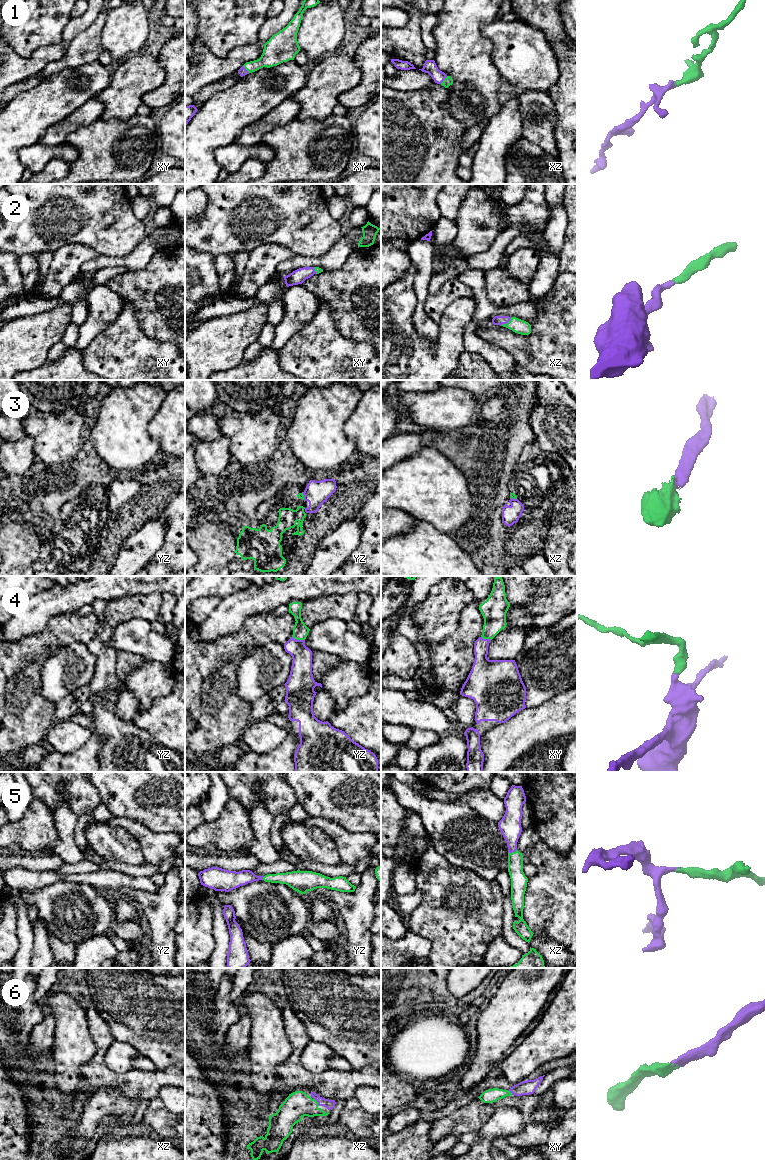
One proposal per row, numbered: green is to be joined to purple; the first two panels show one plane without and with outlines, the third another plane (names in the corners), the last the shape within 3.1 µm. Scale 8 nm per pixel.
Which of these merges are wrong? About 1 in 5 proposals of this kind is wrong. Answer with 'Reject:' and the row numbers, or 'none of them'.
Reject: 3

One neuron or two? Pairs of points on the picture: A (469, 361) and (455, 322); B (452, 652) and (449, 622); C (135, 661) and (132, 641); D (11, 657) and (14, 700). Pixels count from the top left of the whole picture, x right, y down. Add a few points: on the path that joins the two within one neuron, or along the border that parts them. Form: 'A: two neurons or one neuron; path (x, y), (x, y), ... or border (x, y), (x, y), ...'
A: two neurons; border (465, 351), (460, 356), (458, 365), (454, 369)
B: two neurons; border (461, 613), (458, 626), (430, 647)
C: two neurons; border (116, 650), (130, 651), (148, 659)
D: two neurons; border (31, 661), (24, 664), (10, 677)

